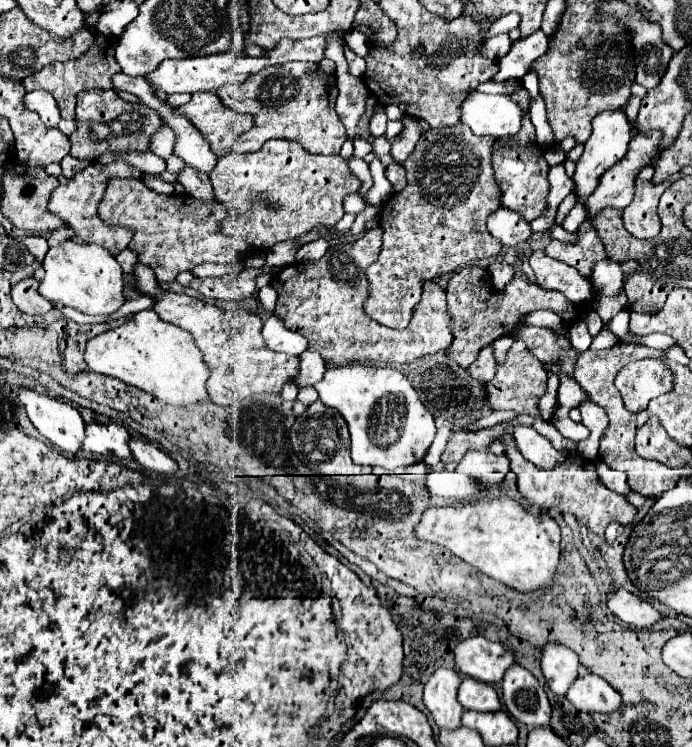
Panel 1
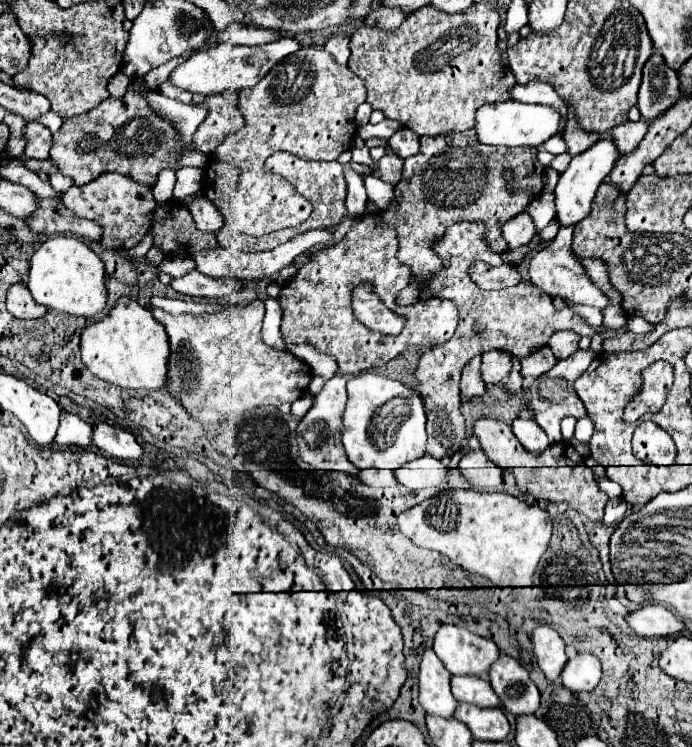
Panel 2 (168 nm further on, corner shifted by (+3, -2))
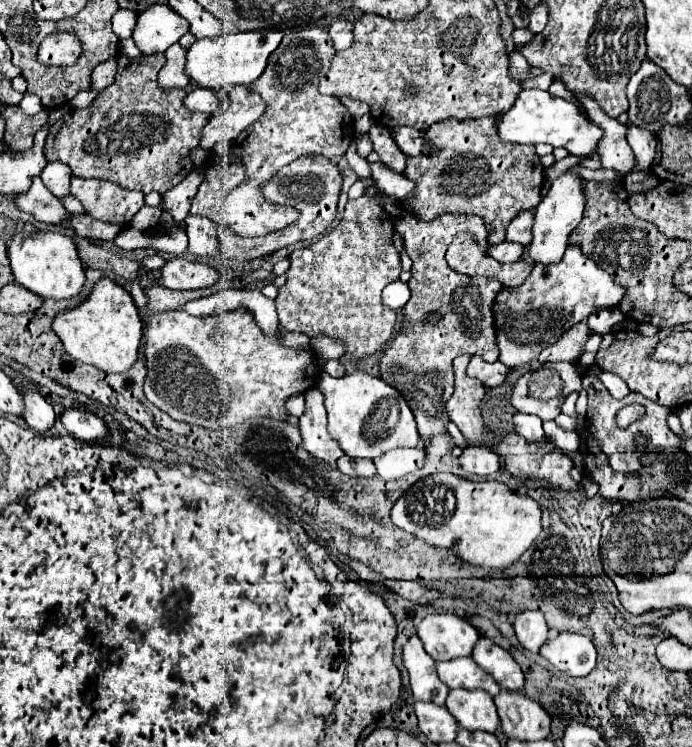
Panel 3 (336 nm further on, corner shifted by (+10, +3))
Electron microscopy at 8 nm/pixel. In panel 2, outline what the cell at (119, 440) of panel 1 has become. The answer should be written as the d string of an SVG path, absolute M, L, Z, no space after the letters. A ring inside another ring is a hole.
M63 412L61 416L61 426L57 430L55 442L61 446L79 446L79 448L89 448L89 450L97 450L93 448L93 426L83 422L79 416L75 414L67 414Z

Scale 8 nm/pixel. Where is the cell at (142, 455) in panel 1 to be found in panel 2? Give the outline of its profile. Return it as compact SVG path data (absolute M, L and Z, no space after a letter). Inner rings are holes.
M109 424L95 426L93 444L115 460L139 460L143 456L143 448L137 444L131 432L125 432Z

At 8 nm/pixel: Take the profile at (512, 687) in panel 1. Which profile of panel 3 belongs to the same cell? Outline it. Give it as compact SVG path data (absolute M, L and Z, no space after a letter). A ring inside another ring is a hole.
M480 637L478 645L474 645L472 659L484 671L488 671L502 689L522 691L522 687L524 687L524 673L522 673L520 665L512 659L512 655L506 649L496 645L492 639Z

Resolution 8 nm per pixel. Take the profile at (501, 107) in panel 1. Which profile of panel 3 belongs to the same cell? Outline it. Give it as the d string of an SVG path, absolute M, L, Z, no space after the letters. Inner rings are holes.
M522 89L514 107L502 113L498 123L498 137L504 141L532 145L548 143L552 147L564 147L574 157L592 157L602 135L602 129L590 121L578 105L560 97L552 97L548 91L540 89Z

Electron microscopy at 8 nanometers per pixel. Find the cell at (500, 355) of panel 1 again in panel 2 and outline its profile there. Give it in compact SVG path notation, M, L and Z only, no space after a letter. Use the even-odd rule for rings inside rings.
M485 352L481 374L487 384L501 384L511 372L511 356L507 352Z

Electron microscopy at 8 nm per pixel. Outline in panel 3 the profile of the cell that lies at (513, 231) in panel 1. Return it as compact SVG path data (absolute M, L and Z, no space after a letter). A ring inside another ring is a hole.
M522 211L508 227L506 231L506 241L512 241L512 243L520 243L524 247L530 245L532 241L532 213L530 211Z

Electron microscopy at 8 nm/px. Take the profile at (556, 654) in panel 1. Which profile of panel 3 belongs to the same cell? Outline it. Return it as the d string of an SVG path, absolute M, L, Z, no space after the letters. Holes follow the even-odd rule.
M520 611L514 621L514 631L520 645L532 653L538 653L540 645L548 639L548 627L540 611Z

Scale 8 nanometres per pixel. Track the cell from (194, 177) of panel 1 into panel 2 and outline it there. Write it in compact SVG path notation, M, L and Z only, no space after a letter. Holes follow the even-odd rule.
M197 192L193 196L193 202L189 204L189 212L191 212L197 228L203 232L219 232L219 228L223 226L221 212L201 192Z

